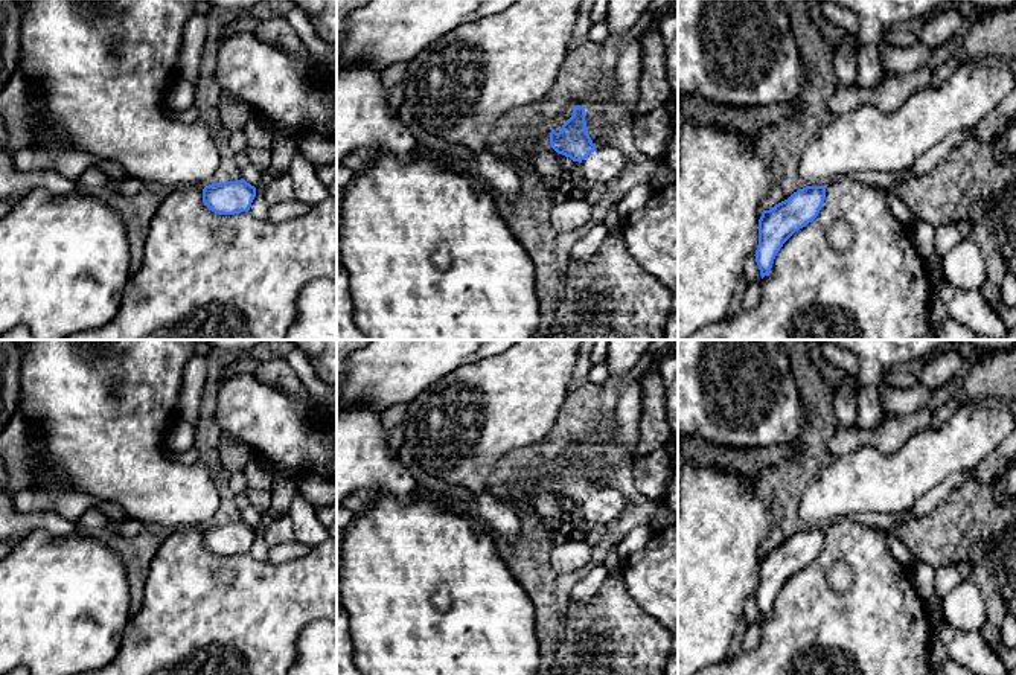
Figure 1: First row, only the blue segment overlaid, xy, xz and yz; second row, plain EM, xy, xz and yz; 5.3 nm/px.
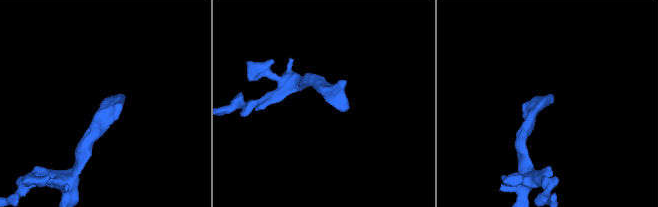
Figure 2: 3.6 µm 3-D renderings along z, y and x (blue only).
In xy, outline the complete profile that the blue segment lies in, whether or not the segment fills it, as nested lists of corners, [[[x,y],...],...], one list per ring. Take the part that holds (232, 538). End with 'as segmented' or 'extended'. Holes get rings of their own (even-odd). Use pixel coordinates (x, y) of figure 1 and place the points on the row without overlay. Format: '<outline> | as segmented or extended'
[[[244,520],[225,524],[212,524],[203,530],[203,544],[219,556],[247,553],[256,538],[256,529]]] | as segmented

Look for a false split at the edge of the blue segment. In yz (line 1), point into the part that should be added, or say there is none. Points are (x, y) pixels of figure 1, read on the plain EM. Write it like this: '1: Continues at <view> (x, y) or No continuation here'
1: No continuation here

